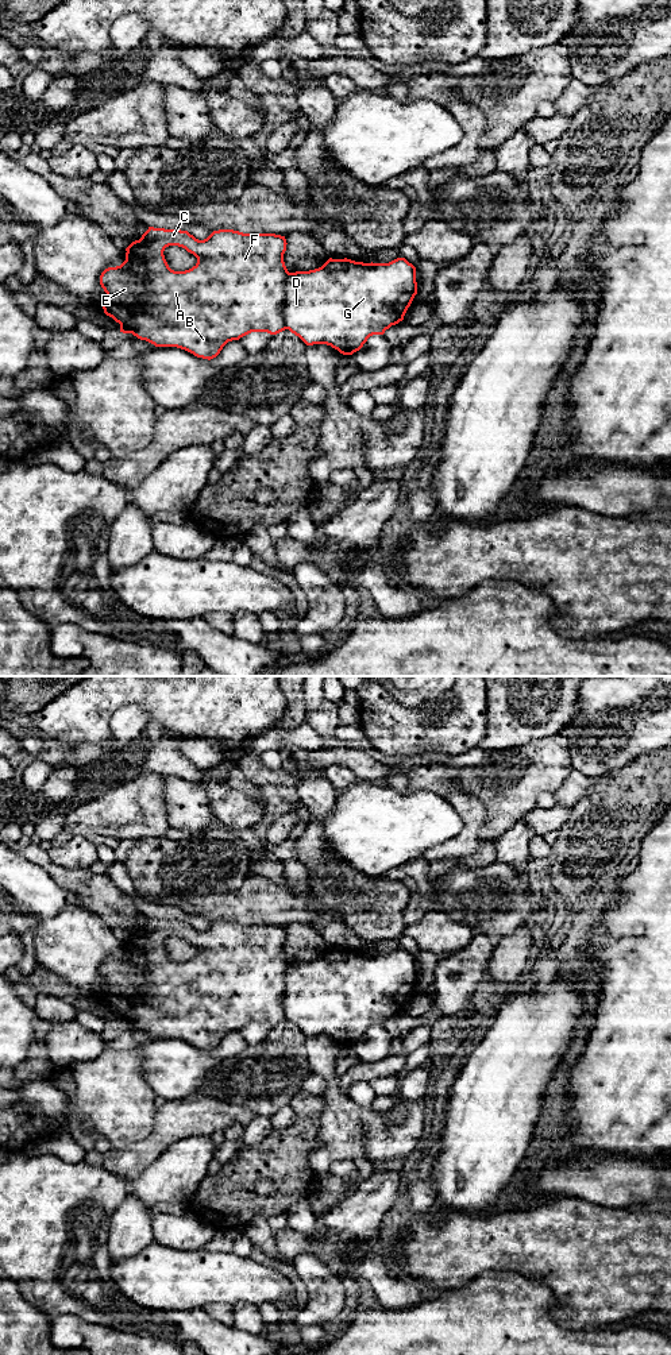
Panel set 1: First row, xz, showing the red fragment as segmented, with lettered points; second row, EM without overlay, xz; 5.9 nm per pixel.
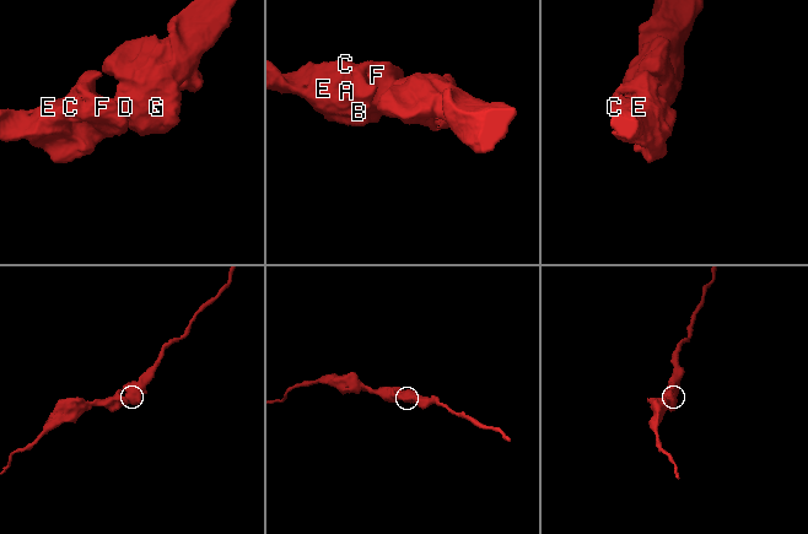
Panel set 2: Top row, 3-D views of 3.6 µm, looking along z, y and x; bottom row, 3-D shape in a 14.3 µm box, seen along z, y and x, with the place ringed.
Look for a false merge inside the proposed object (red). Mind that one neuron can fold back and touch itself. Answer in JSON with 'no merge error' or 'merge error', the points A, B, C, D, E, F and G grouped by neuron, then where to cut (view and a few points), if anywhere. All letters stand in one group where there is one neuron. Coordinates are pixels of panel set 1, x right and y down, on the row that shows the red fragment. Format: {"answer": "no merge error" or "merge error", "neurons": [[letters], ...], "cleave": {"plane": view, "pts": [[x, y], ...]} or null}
{"answer": "merge error", "neurons": [["A", "B", "C", "E", "F"], ["D", "G"]], "cleave": {"plane": "xz", "pts": [[290, 273], [285, 281], [282, 304], [285, 328]]}}

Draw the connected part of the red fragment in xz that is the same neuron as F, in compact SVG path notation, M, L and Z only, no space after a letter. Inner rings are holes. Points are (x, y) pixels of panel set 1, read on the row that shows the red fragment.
M149 227L139 240L126 248L126 260L120 266L101 273L100 285L107 293L104 313L120 324L123 333L132 333L155 347L177 347L211 360L228 341L239 340L251 332L277 335L286 329L282 316L285 281L290 274L284 262L286 244L285 236L275 233L219 229L198 240L188 231ZM169 246L185 248L197 258L197 263L185 271L171 270L163 255Z

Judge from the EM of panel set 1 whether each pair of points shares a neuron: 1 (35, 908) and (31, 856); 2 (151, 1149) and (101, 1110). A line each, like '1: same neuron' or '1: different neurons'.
1: different neurons
2: different neurons

